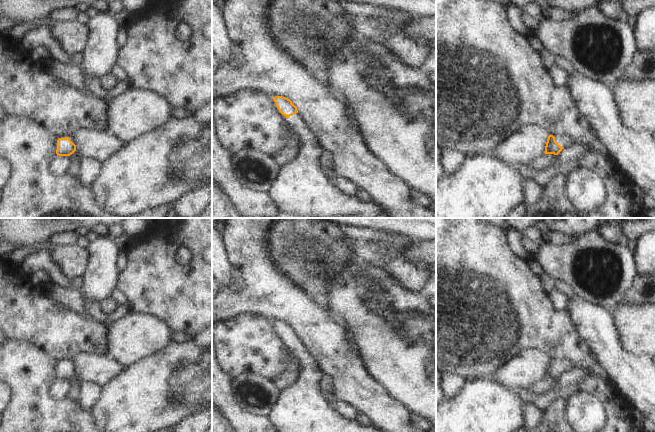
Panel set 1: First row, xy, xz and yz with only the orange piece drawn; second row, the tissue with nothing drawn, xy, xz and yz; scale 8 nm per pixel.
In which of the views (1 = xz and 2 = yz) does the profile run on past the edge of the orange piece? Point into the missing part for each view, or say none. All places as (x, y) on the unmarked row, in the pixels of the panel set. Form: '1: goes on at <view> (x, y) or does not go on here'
1: goes on at xz (303, 407)
2: goes on at yz (563, 365)

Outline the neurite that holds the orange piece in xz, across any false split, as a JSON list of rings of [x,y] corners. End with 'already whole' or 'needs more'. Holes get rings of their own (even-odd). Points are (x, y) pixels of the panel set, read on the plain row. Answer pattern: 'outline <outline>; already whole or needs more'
outline [[[275,320],[272,322],[279,336],[287,342],[291,353],[301,363],[298,382],[282,391],[280,400],[269,416],[280,432],[383,432],[375,425],[364,426],[357,420],[351,420],[341,415],[323,394],[320,382],[325,374],[320,363],[298,337],[297,331],[286,321]]]; needs more

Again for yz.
outline [[[549,359],[546,370],[545,370],[545,378],[554,378],[558,379],[564,371],[572,369],[574,366],[571,362],[566,360],[558,360],[554,361],[553,359]]]; needs more

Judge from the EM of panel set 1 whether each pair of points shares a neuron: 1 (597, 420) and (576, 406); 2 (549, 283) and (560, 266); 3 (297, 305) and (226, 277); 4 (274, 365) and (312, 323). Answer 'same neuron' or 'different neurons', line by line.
1: same neuron
2: different neurons
3: different neurons
4: different neurons

